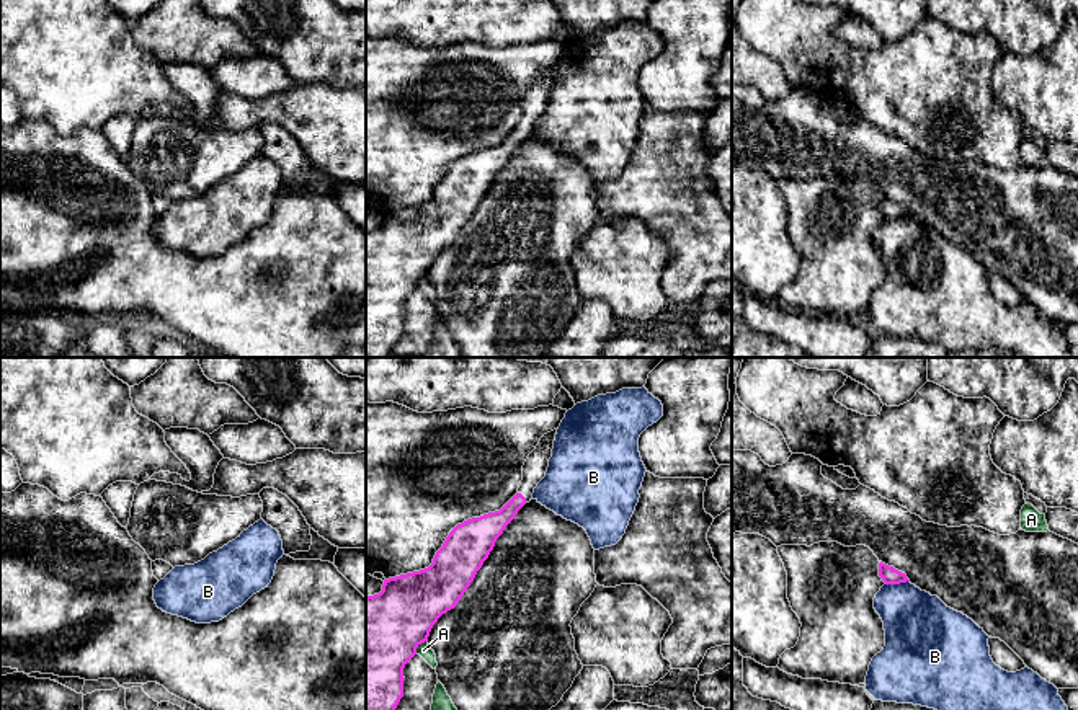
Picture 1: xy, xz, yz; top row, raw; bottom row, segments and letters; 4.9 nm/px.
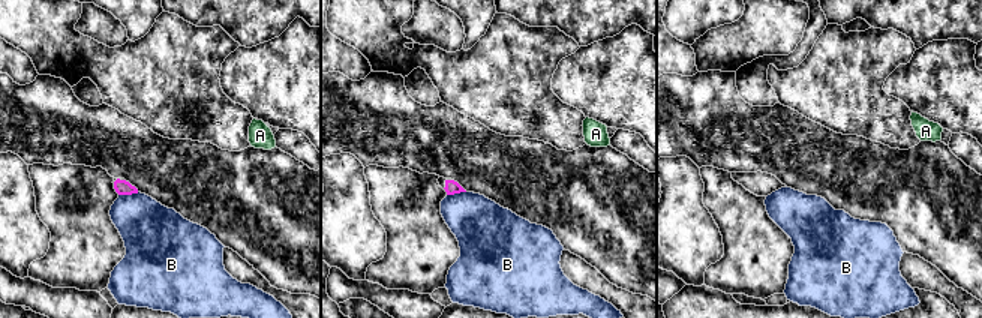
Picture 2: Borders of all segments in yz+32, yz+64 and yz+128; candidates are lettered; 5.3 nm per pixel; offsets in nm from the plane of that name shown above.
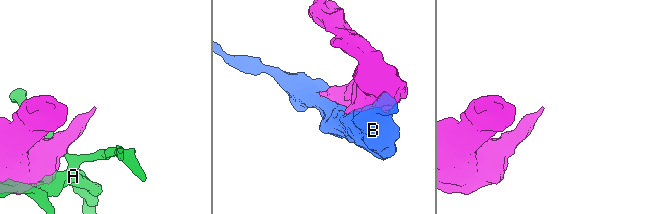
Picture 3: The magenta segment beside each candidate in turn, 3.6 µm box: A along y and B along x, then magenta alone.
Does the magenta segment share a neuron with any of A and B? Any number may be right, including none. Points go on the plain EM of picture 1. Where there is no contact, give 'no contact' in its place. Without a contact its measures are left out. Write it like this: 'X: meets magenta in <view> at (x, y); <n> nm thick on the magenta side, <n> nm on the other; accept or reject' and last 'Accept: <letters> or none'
A: meets magenta in xz at (417, 281); 440 nm thick on the magenta side, 70 nm on the other; reject
B: meets magenta in yz at (897, 217); 90 nm thick on the magenta side, 340 nm on the other; reject
Accept: none

